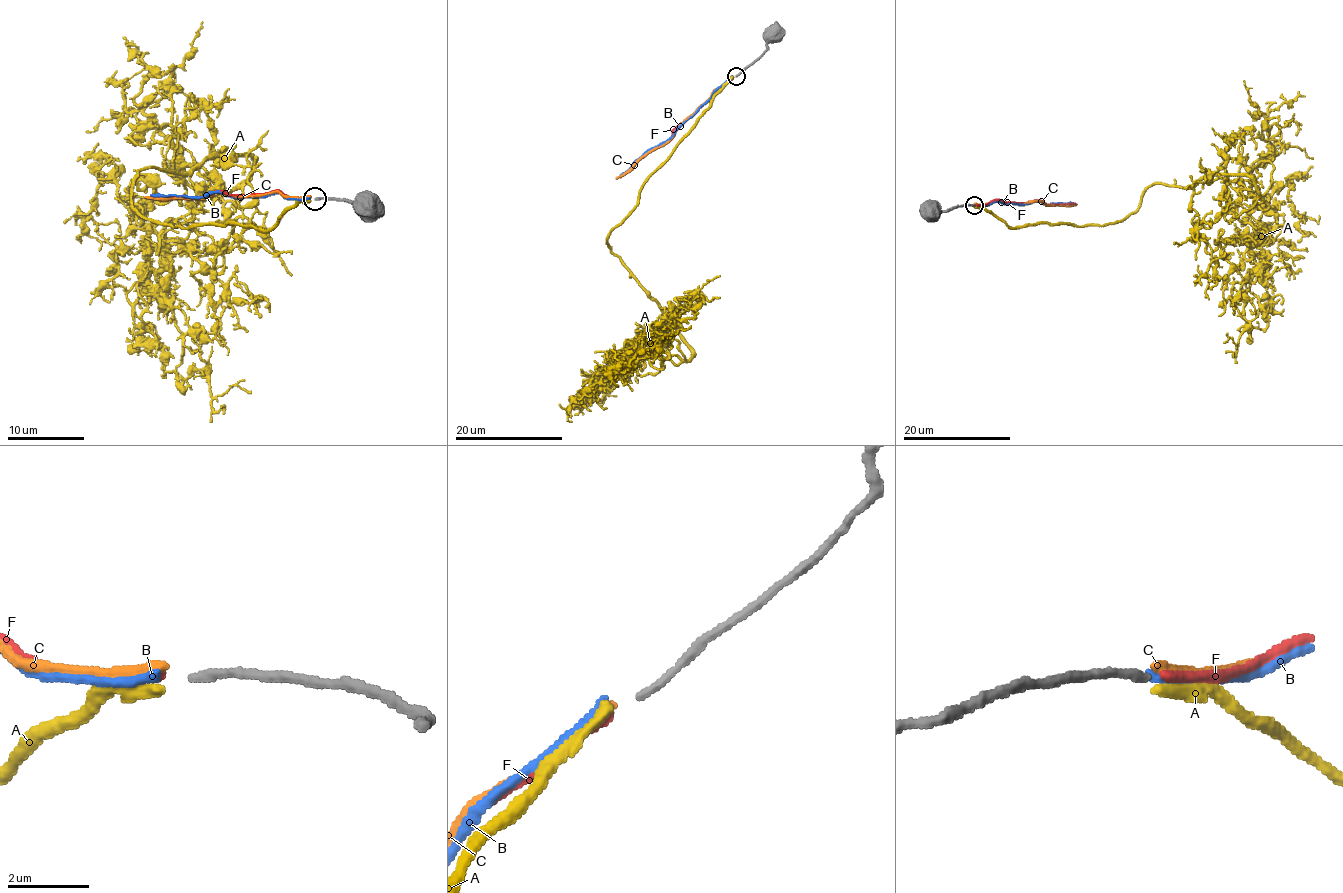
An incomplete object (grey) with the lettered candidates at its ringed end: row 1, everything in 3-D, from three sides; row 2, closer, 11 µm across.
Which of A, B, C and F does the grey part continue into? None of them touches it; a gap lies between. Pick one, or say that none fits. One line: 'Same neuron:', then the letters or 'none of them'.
Same neuron: C

